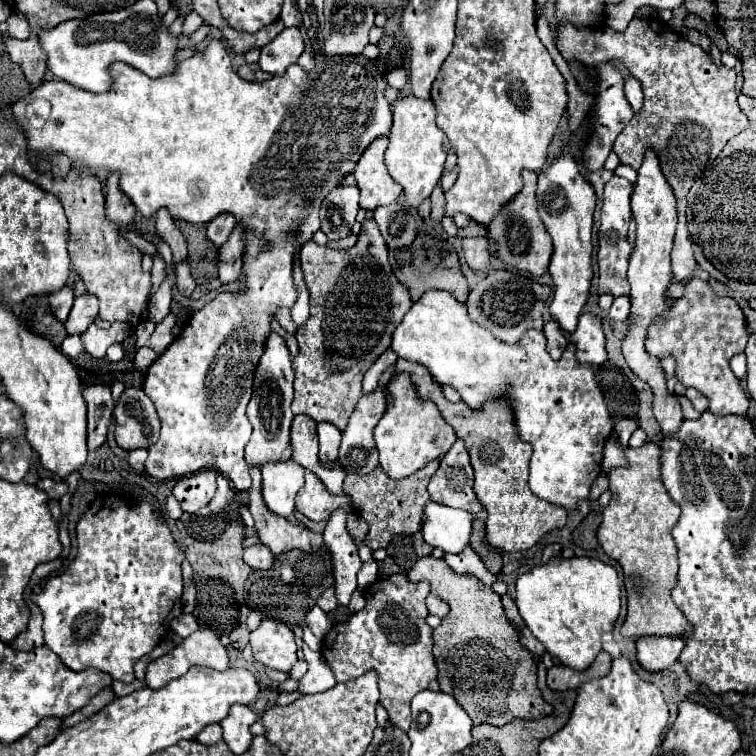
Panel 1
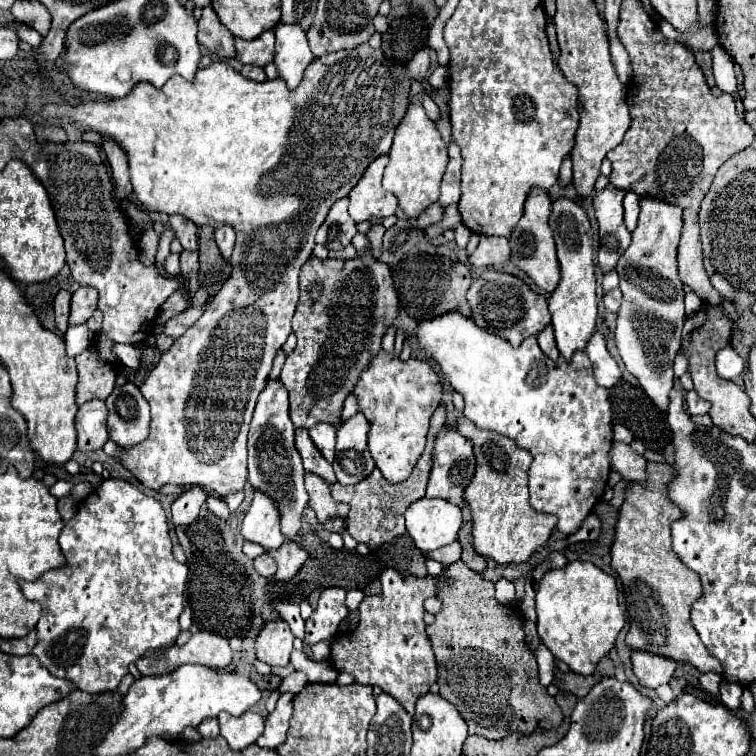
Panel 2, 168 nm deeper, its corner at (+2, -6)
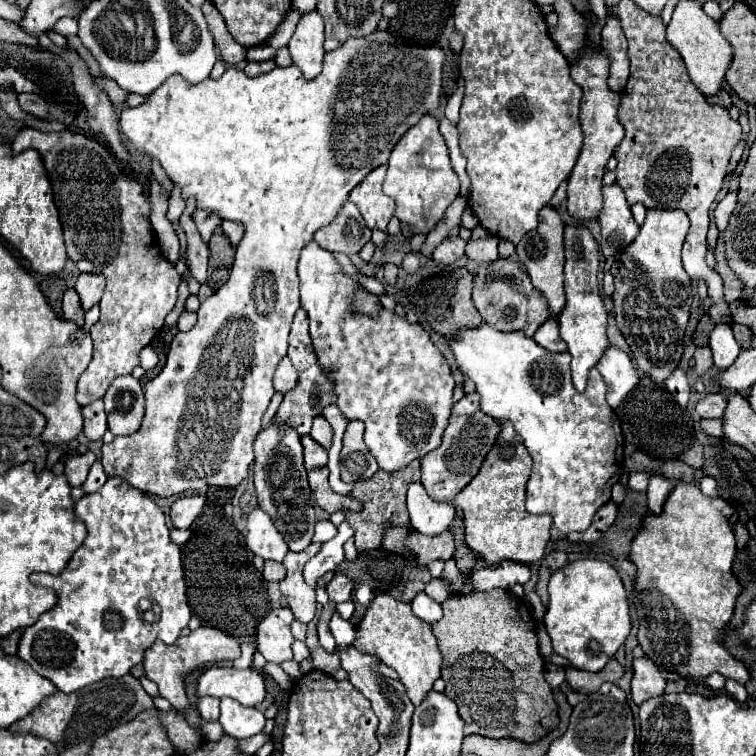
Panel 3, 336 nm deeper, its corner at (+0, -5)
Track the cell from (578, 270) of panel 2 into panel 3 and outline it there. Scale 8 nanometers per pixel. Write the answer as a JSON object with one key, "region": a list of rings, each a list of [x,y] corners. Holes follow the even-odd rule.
{"region":[[[583,222],[575,224],[565,224],[565,308],[557,316],[559,322],[559,332],[561,340],[567,344],[569,354],[573,356],[571,360],[571,374],[573,374],[573,384],[579,392],[585,390],[587,382],[587,372],[597,364],[601,358],[603,350],[609,346],[605,328],[607,328],[607,312],[599,294],[599,284],[597,284],[597,268],[599,268],[599,248],[589,232],[589,228]]]}

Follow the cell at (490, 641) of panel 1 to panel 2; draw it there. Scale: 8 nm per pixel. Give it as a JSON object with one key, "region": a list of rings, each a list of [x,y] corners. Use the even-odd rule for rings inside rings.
{"region":[[[457,561],[443,569],[449,575],[449,587],[439,591],[443,601],[441,611],[435,615],[435,623],[427,627],[427,635],[433,643],[433,651],[439,667],[441,697],[453,703],[459,715],[469,725],[469,735],[481,735],[485,739],[503,739],[511,733],[531,735],[539,725],[541,729],[555,729],[561,725],[563,715],[555,699],[539,685],[537,661],[529,649],[523,633],[523,617],[511,605],[501,605],[495,599],[495,583],[485,581],[479,573],[471,571],[463,561]]]}

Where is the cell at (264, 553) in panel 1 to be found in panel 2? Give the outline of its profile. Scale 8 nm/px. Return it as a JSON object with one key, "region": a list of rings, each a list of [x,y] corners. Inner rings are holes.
{"region":[[[263,553],[261,557],[257,557],[257,559],[253,561],[253,565],[255,565],[255,571],[257,571],[259,575],[263,575],[263,577],[273,577],[275,571],[277,571],[277,563],[271,559],[269,553]]]}

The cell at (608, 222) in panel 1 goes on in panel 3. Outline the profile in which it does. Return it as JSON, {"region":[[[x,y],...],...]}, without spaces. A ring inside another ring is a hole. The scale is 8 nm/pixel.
{"region":[[[619,184],[603,186],[603,208],[599,212],[601,224],[601,252],[605,258],[623,250],[635,240],[639,226],[631,218],[629,202]]]}

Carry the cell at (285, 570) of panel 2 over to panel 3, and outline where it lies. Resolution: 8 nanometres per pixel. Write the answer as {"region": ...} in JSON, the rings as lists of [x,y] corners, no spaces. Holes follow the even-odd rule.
{"region":[[[309,544],[303,552],[295,554],[289,552],[289,556],[283,558],[283,566],[287,568],[285,578],[279,582],[280,592],[289,598],[291,610],[297,620],[309,624],[315,616],[315,590],[309,588],[303,582],[303,566],[319,552],[321,544]]]}

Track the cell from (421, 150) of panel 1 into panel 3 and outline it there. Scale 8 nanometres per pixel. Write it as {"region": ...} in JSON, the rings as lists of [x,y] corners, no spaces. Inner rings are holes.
{"region":[[[425,114],[415,126],[411,126],[393,148],[383,192],[397,202],[395,216],[415,232],[425,234],[435,228],[447,206],[459,196],[459,178],[451,168],[449,150],[439,132],[439,122],[431,114]]]}

